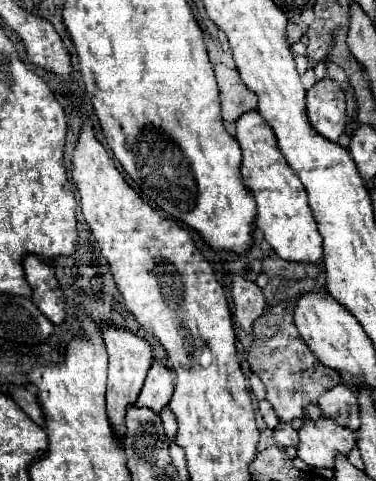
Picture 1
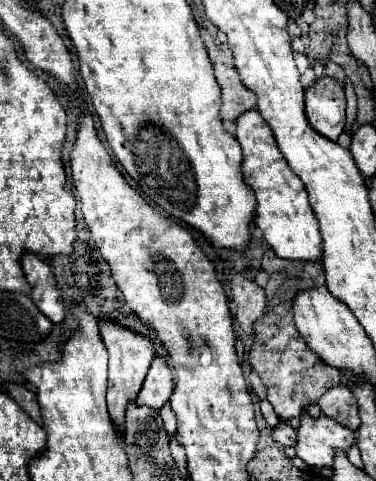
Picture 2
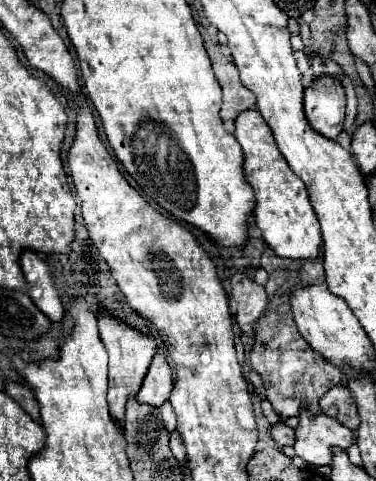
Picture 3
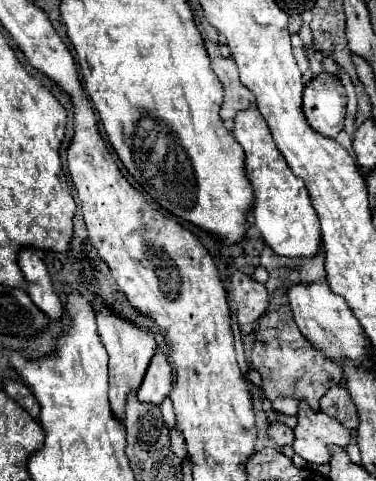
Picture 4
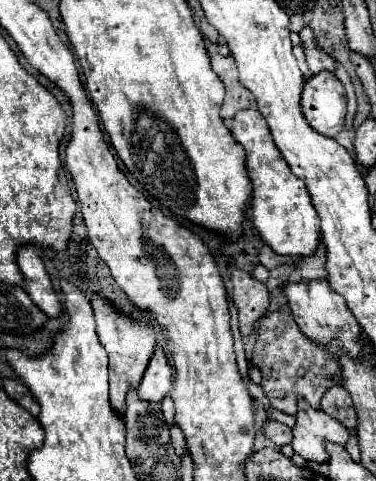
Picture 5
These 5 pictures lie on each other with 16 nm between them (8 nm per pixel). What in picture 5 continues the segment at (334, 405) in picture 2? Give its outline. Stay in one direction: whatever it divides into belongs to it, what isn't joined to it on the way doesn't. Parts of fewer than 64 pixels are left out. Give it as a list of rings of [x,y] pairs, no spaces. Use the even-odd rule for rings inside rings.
[[[342,386],[330,388],[324,394],[324,398],[320,400],[320,408],[328,416],[340,420],[344,424],[344,428],[348,428],[348,430],[354,430],[358,426],[358,418],[351,396]]]

